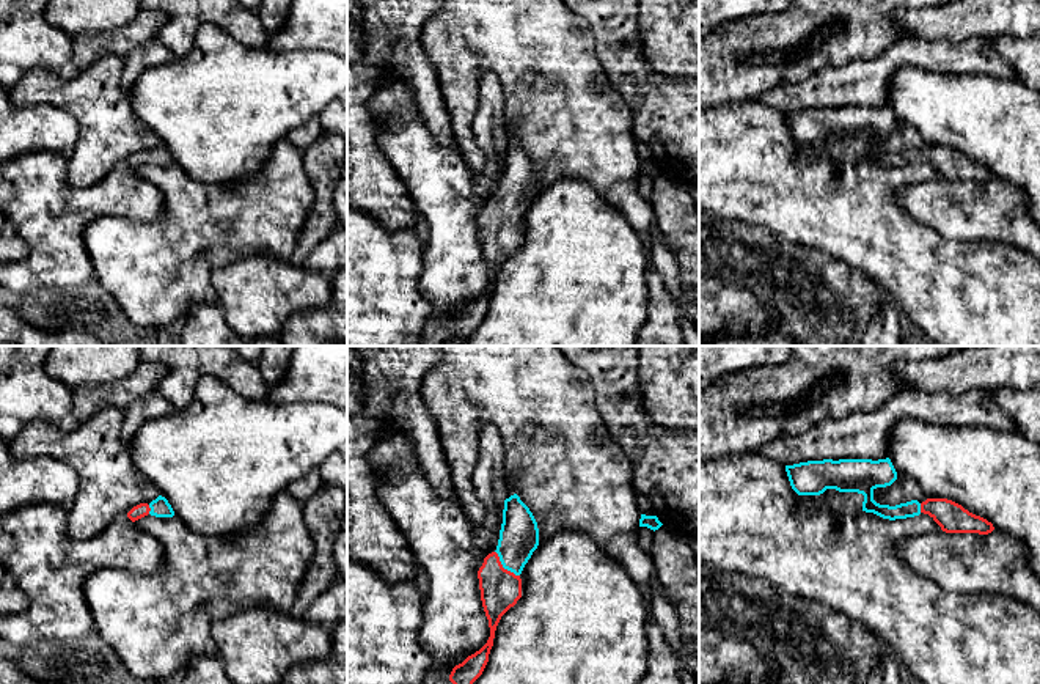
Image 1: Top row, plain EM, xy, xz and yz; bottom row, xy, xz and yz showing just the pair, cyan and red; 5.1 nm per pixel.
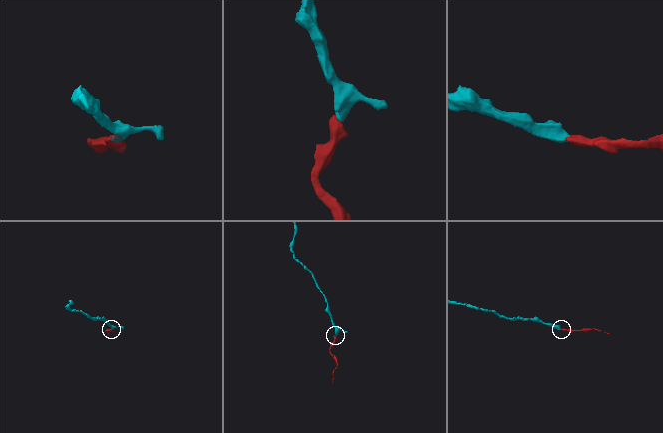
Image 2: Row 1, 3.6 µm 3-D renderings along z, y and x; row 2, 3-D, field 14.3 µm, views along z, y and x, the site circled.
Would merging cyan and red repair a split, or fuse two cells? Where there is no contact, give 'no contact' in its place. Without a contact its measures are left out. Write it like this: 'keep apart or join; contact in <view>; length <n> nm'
join; contact in xz; length 180 nm

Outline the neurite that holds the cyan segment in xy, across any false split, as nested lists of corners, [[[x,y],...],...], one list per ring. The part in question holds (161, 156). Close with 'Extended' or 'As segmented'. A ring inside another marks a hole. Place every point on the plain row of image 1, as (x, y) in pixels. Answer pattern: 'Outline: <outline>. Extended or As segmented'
Outline: [[[159,143],[156,148],[152,148],[149,153],[148,151],[140,151],[134,154],[129,160],[127,165],[135,170],[145,164],[156,164],[156,165],[173,165],[174,159],[168,148],[162,143]]]. Extended

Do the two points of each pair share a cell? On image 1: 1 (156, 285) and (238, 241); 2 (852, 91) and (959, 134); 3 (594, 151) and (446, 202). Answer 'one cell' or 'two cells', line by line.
1: one cell
2: two cells
3: two cells

